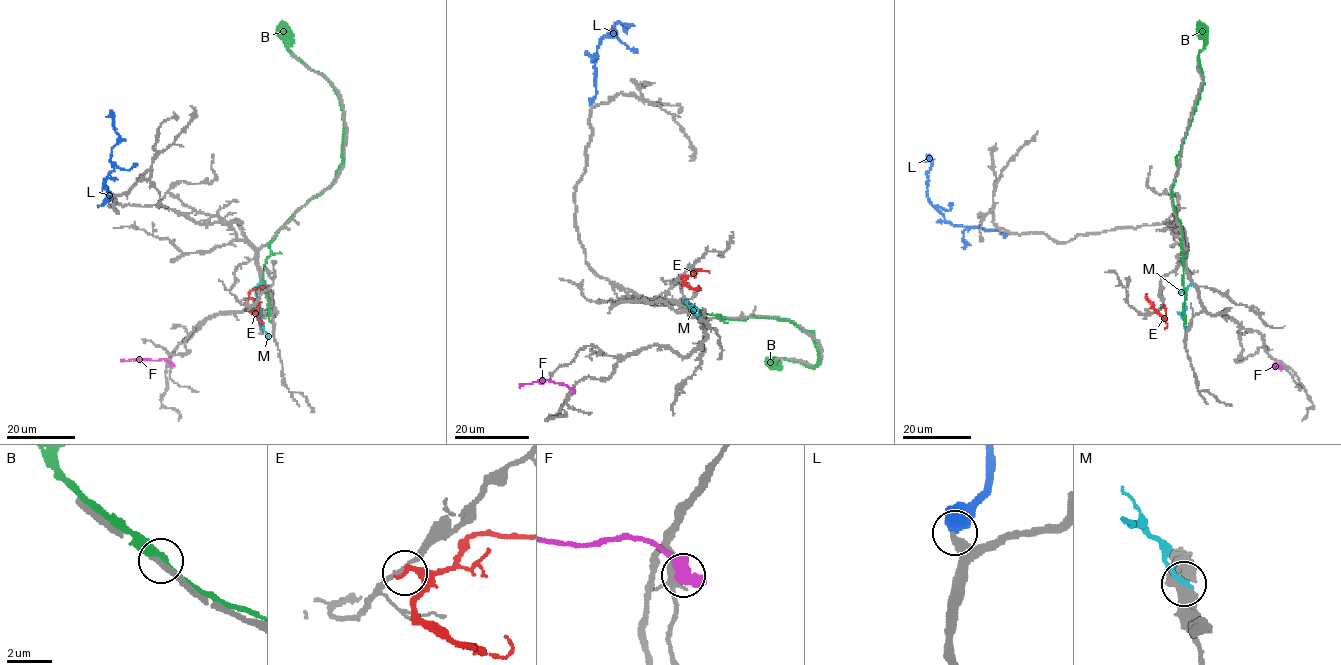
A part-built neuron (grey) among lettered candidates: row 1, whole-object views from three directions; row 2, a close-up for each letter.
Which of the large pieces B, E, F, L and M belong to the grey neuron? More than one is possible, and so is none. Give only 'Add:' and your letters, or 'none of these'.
Add: L

